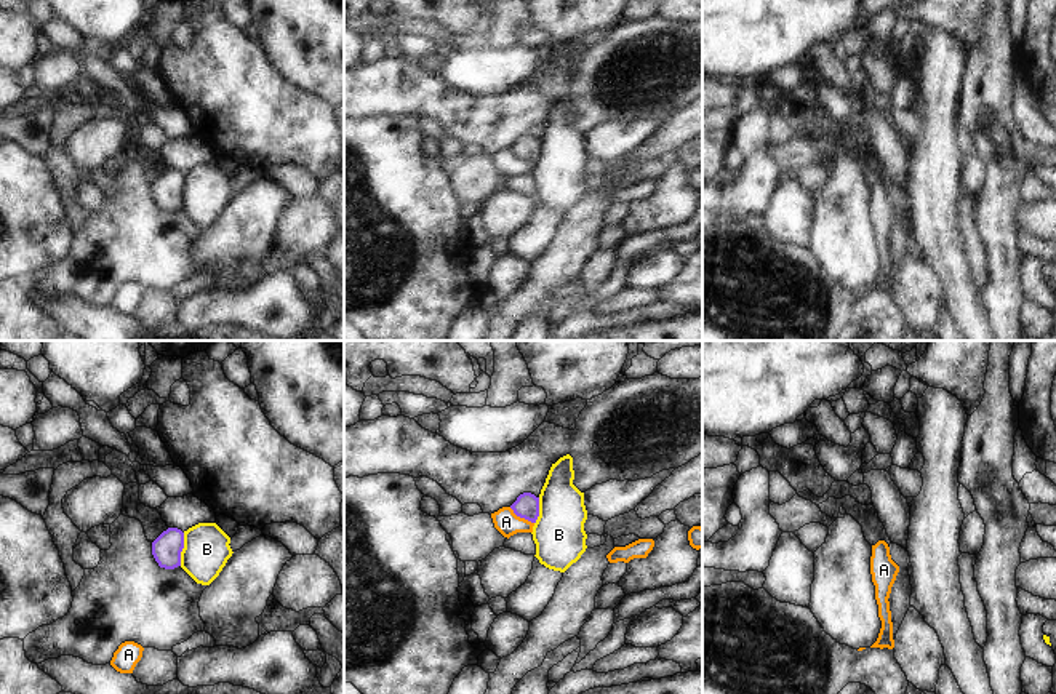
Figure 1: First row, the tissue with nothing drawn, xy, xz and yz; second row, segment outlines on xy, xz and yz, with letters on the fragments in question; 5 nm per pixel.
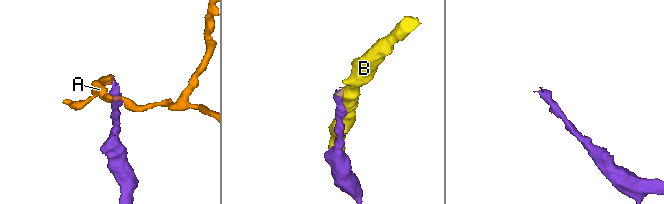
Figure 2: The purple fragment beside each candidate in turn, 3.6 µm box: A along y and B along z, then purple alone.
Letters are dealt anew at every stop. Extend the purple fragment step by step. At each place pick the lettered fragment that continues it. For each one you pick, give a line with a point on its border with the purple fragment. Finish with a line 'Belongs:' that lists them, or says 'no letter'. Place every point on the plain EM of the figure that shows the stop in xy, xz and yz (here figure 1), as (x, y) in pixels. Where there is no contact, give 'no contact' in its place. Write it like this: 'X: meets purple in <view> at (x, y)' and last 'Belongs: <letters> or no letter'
Belongs: no letter

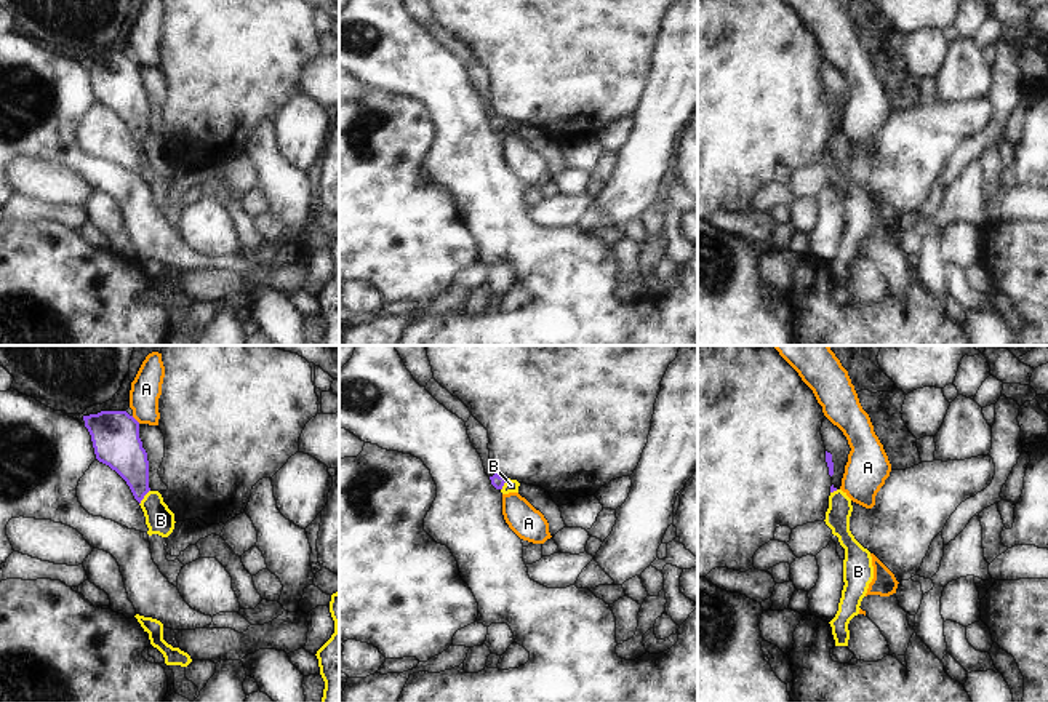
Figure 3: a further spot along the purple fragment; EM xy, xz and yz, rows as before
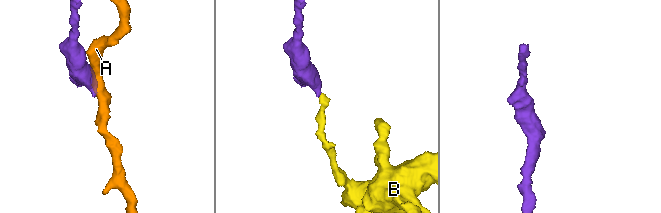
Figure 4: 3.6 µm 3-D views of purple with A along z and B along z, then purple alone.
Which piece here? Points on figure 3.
Belongs: no letter

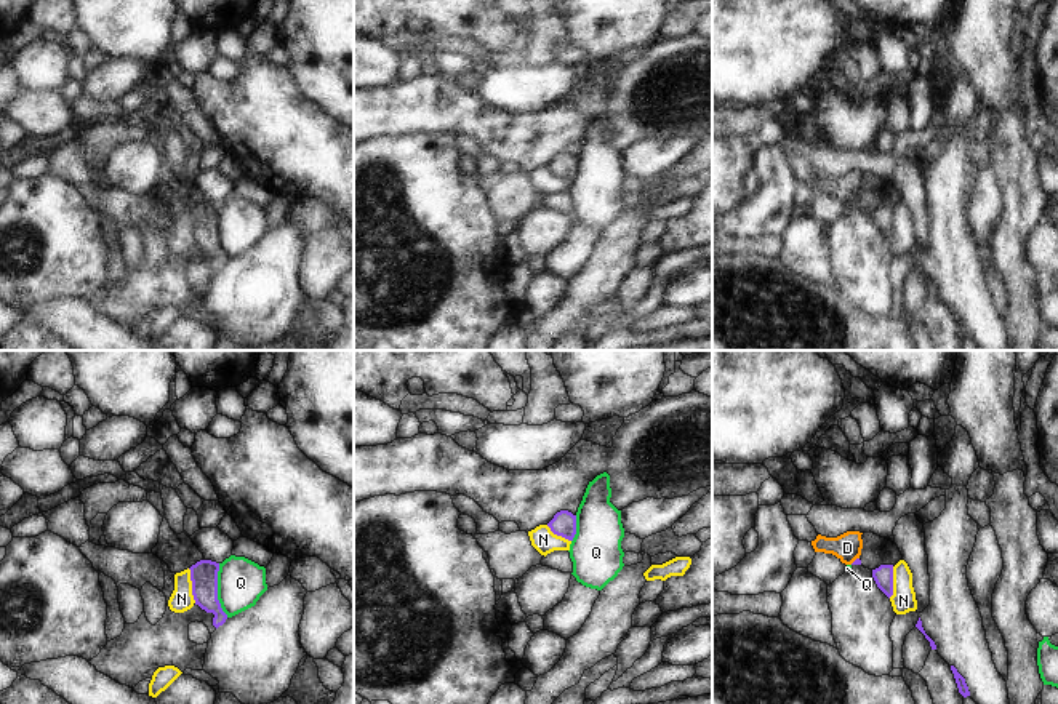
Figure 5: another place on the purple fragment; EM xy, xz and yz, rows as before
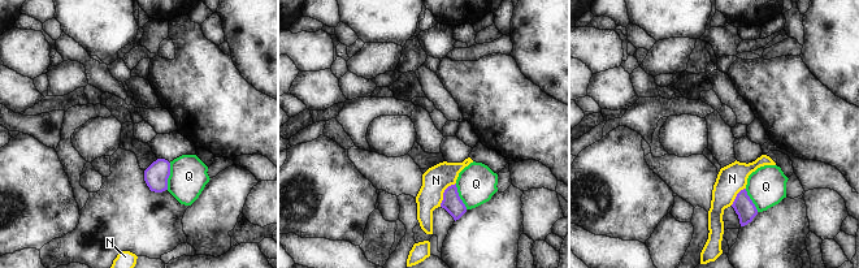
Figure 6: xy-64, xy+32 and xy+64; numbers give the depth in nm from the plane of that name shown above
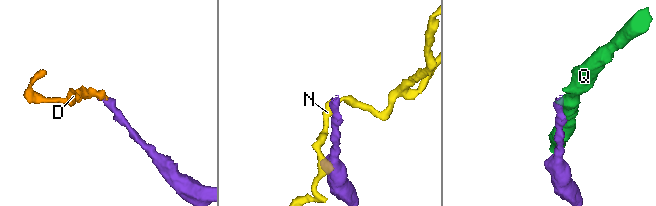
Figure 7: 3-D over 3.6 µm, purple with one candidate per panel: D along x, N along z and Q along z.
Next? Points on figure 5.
D: meets purple in yz at (855, 202)
Belongs: D

